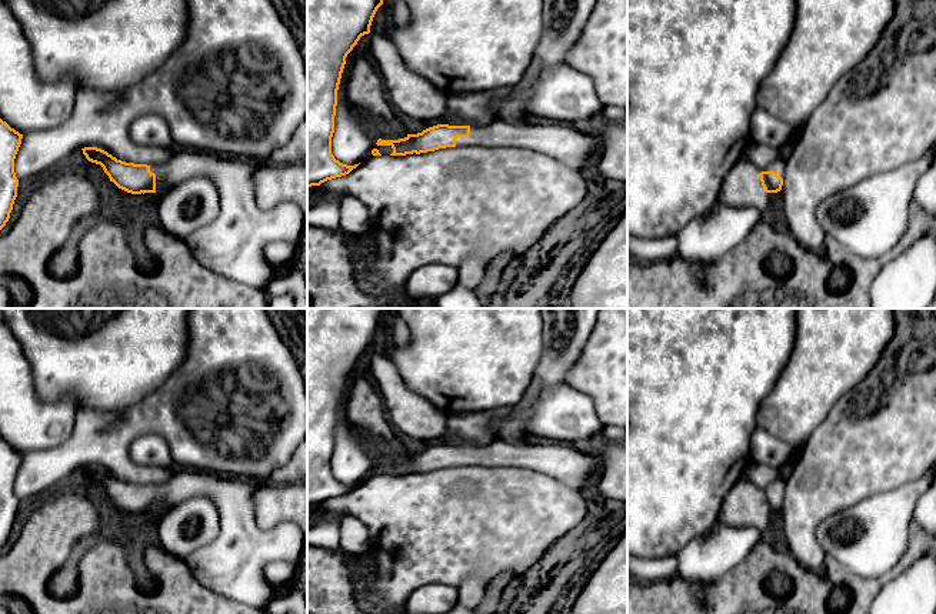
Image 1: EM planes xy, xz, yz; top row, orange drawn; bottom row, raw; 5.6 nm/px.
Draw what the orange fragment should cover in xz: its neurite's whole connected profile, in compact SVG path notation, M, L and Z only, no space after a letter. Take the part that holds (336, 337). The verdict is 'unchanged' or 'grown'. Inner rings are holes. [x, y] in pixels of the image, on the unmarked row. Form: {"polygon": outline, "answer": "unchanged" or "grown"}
{"polygon": "M307 308L307 508L349 494L359 484L347 485L332 474L337 410L347 374L362 356L370 353L377 328L390 308Z", "answer": "unchanged"}

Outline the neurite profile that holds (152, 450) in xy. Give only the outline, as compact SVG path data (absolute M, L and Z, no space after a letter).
M159 434L139 436L129 447L130 458L140 465L176 468L166 440Z

